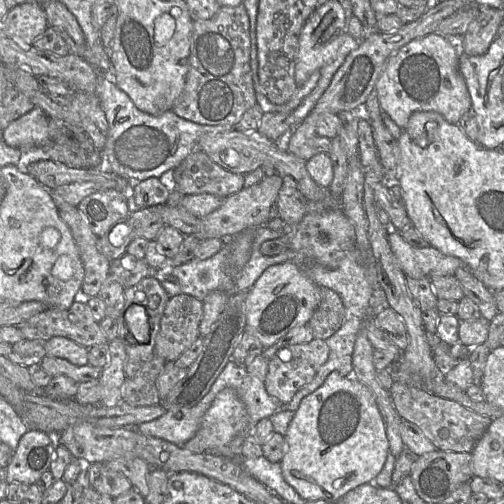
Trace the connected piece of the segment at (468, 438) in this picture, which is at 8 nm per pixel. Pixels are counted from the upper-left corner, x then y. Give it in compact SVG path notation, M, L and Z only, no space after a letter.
M399 380L393 382L389 393L400 417L418 426L437 450L472 453L492 422L489 417L477 414L453 400L436 396Z

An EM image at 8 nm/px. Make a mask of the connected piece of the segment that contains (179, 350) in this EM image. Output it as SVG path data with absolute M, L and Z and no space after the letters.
M180 293L169 298L156 336L154 354L174 362L200 335L202 302Z

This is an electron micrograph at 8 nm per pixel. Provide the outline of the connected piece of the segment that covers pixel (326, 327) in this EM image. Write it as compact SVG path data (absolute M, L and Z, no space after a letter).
M319 286L320 300L314 310L308 325L313 337L326 340L343 324L345 307L341 297L334 290Z

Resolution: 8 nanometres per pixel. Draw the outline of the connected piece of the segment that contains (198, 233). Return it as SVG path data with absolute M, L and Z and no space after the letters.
M278 174L262 179L257 184L243 187L238 192L223 199L221 206L203 218L198 218L181 206L170 206L167 204L157 205L165 225L170 225L179 230L183 235L192 234L199 240L209 238L220 238L227 240L241 231L257 227L266 223L274 210L277 196L283 180Z

